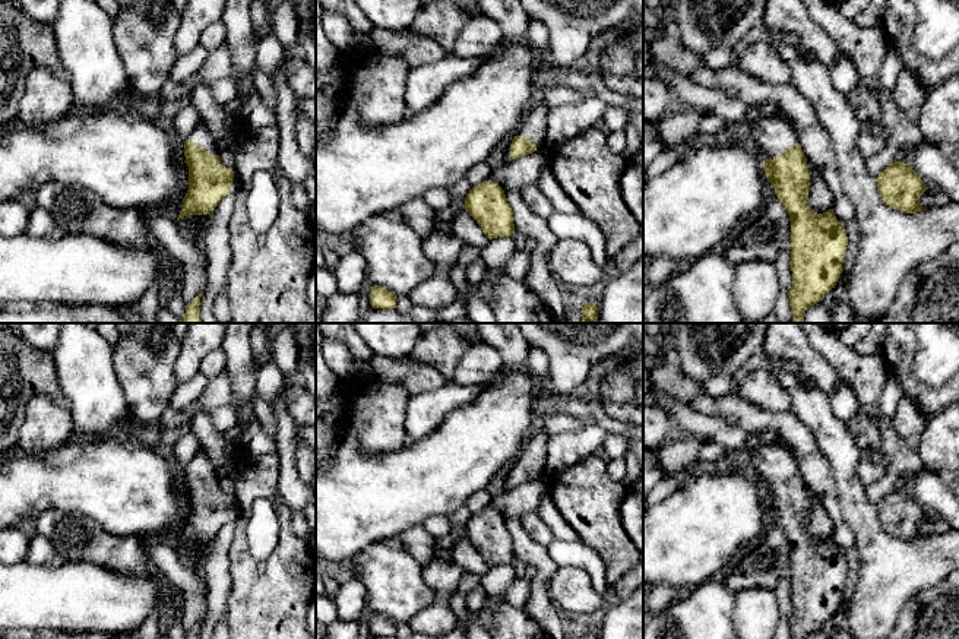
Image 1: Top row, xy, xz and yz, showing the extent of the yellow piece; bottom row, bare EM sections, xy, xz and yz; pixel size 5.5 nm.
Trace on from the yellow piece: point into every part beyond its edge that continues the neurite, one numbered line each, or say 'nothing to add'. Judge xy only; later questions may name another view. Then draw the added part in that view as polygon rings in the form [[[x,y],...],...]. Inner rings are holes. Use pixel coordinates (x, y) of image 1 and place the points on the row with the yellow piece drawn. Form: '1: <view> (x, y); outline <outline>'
1: xy (193, 228); outline [[[189,215],[177,221],[181,235],[193,244],[202,247],[203,237],[209,231],[212,215]]]

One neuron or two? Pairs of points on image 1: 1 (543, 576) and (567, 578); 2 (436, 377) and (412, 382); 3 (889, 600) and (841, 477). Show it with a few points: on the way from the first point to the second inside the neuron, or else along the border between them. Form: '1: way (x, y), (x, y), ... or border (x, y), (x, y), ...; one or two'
1: border (557, 566), (546, 584); two
2: way (430, 377), (418, 377); one
3: way (888, 569), (855, 508); one

